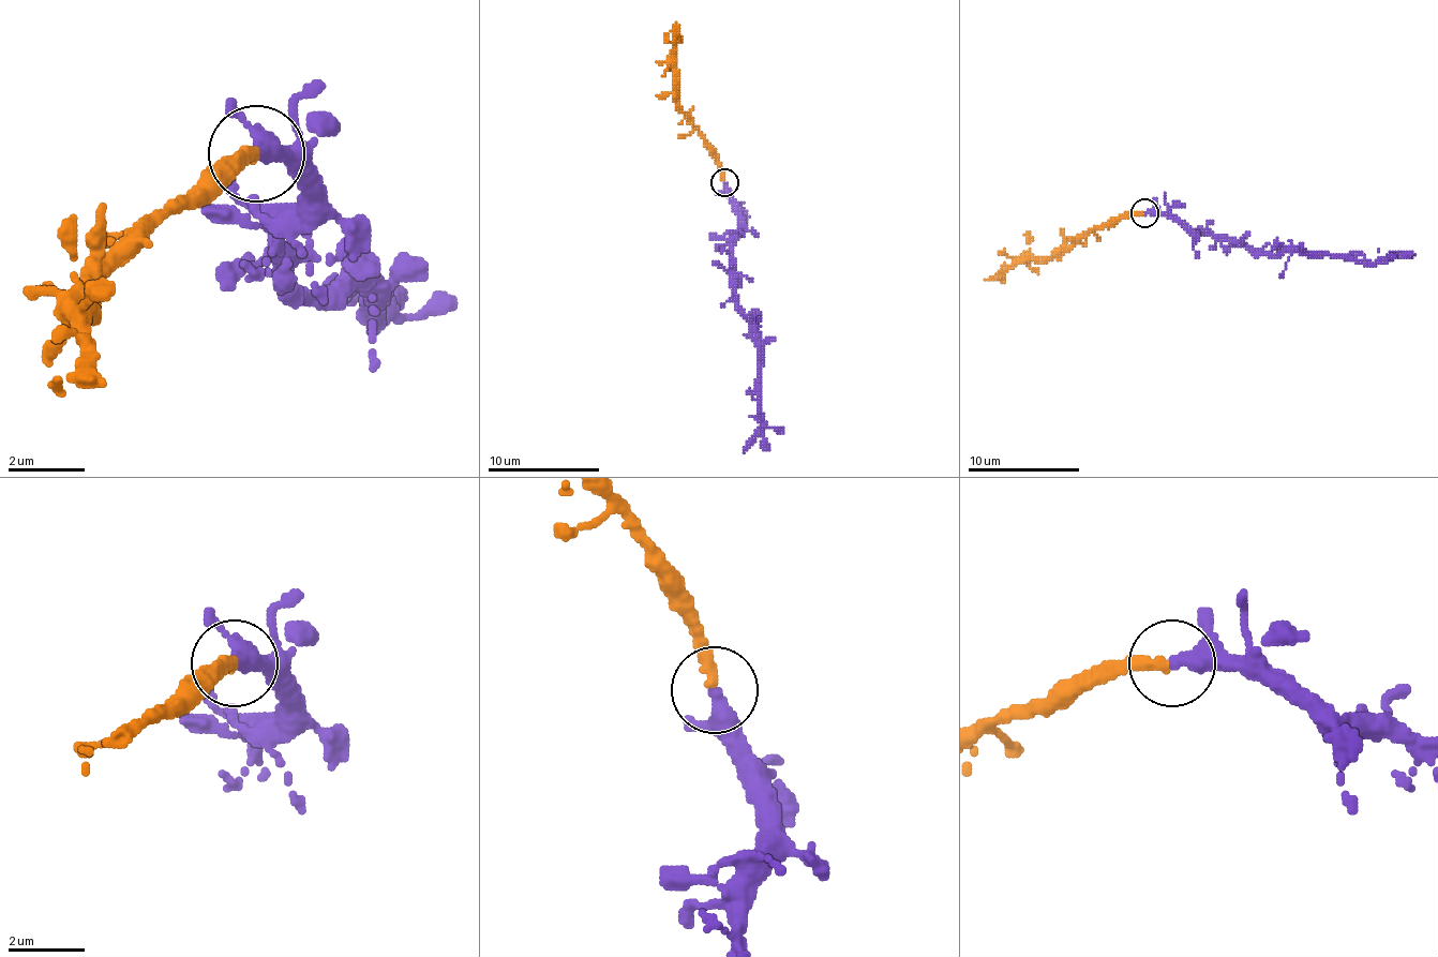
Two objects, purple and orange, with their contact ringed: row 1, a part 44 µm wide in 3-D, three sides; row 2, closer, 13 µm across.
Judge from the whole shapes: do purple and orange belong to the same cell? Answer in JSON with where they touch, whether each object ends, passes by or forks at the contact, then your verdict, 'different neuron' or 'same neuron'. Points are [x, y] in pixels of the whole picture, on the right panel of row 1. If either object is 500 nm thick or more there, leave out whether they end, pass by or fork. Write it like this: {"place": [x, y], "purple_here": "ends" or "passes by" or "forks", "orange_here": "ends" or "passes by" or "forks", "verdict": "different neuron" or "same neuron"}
{"place": [1144, 213], "purple_here": "ends", "orange_here": "ends", "verdict": "same neuron"}

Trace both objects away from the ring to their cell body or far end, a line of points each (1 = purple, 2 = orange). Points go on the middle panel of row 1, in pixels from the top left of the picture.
1: (723, 182), (738, 222), (732, 298), (749, 324), (758, 348), (761, 419), (754, 442), (744, 452)
2: (723, 180), (716, 149), (676, 101), (676, 36), (671, 31), (664, 42)

